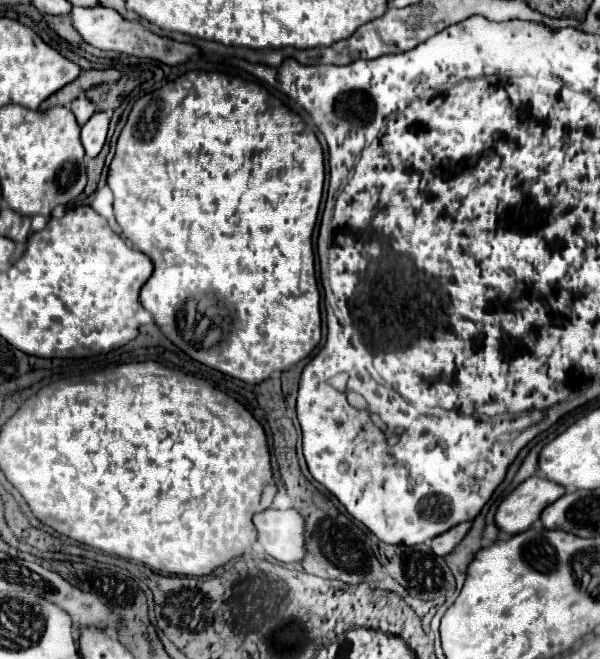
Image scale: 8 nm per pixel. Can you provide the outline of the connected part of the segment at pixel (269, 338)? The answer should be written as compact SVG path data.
M190 71L158 91L146 93L134 103L118 137L116 155L108 169L108 187L114 193L114 217L122 227L122 233L154 263L154 273L140 291L142 307L154 315L162 333L186 355L244 383L262 383L274 371L284 371L300 359L306 359L320 343L320 293L314 273L312 231L324 187L324 153L318 137L308 129L306 121L288 109L278 97L270 95L264 85L216 71Z

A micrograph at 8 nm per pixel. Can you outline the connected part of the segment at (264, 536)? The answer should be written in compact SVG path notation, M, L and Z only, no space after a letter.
M266 509L254 515L258 543L280 563L300 563L304 559L304 517L296 509Z

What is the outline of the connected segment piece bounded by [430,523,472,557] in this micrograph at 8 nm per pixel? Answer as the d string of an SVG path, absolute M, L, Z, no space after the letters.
M460 523L456 527L452 527L450 531L446 531L444 535L438 535L436 539L432 539L432 551L440 557L446 557L448 553L454 551L454 547L464 539L464 535L470 531L472 523Z

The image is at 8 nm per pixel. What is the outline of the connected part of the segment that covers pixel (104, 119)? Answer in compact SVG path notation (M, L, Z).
M96 111L92 119L82 127L82 145L86 149L86 159L92 159L100 153L106 133L108 133L108 123L110 123L110 113L108 111Z

